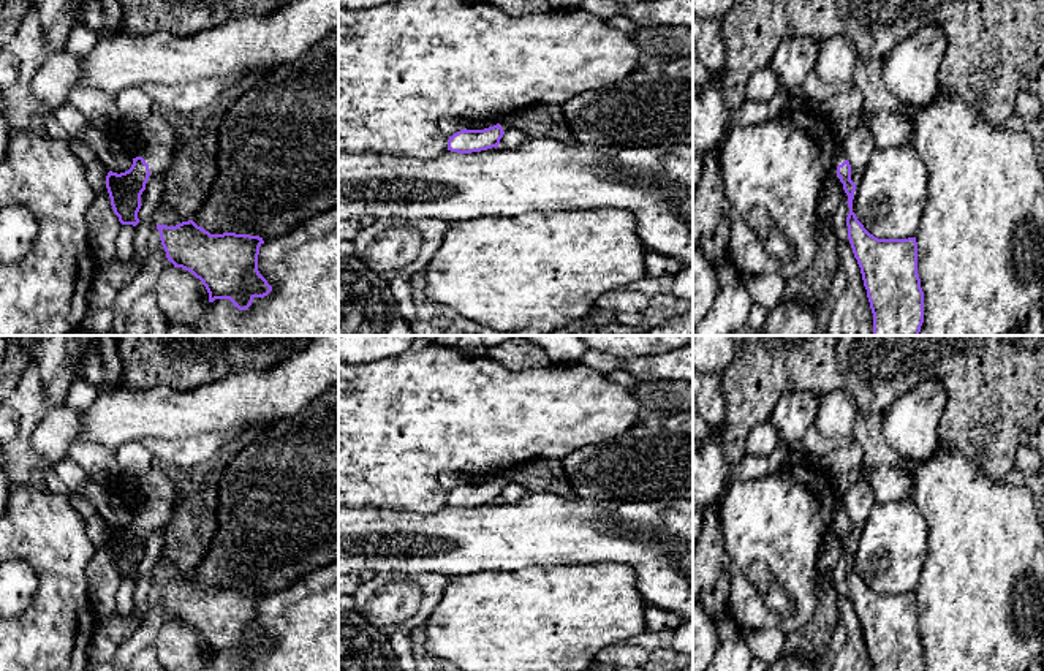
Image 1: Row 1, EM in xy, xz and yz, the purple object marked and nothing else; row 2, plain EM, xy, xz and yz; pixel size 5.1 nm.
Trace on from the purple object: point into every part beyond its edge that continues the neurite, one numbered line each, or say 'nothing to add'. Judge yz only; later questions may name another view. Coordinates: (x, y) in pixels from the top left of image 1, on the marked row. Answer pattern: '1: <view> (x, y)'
1: yz (840, 157)

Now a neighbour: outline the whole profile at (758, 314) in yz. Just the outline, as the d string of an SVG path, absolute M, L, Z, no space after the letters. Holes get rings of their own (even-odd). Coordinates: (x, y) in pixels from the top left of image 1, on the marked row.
M753 304L747 318L747 326L753 329L762 329L769 310L762 305Z

